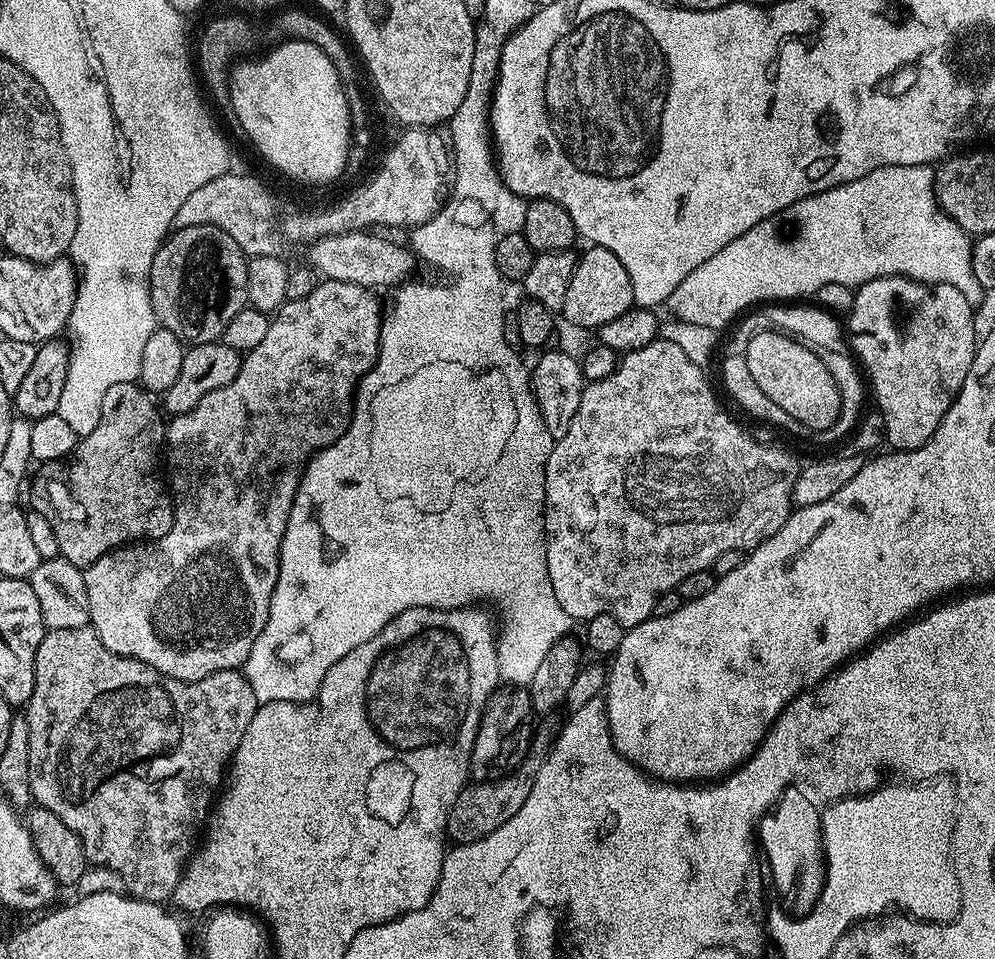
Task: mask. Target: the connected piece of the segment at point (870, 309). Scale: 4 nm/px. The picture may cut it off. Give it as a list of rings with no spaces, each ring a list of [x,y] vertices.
[[[883,276],[877,280],[871,280],[865,284],[859,285],[855,289],[852,297],[852,311],[847,313],[846,328],[849,333],[860,336],[860,356],[864,359],[863,367],[866,369],[867,379],[870,381],[870,388],[876,391],[876,404],[885,422],[884,439],[889,449],[897,452],[909,452],[915,448],[920,448],[934,434],[934,430],[938,430],[938,426],[942,422],[942,418],[950,410],[950,406],[956,400],[957,394],[962,390],[962,386],[966,382],[966,374],[972,368],[972,360],[976,356],[978,347],[978,332],[976,336],[976,320],[972,317],[974,305],[964,297],[962,290],[958,290],[949,284],[924,284],[921,280],[911,280],[909,276]]]

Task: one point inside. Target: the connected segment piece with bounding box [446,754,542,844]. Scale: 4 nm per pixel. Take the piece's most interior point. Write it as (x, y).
(481, 807)

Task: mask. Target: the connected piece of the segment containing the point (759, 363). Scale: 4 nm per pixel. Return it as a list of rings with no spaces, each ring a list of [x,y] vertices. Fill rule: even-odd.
[[[761,331],[749,339],[744,357],[754,382],[790,418],[802,422],[805,430],[823,434],[840,417],[840,394],[830,370],[808,344],[782,331]]]

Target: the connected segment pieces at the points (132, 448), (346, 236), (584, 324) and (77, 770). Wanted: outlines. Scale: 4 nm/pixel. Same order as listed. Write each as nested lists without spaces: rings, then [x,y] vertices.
[[[137,381],[117,382],[110,386],[110,390],[106,390],[102,397],[98,426],[82,437],[67,460],[50,461],[39,469],[41,472],[32,480],[31,511],[42,514],[42,518],[54,526],[54,538],[58,538],[60,555],[66,562],[82,570],[98,562],[102,554],[113,548],[162,538],[162,534],[166,534],[174,522],[173,497],[162,479],[161,469],[160,472],[156,469],[162,464],[166,420],[157,401],[155,404],[152,400],[155,400],[153,393]]]
[[[372,230],[323,236],[320,240],[311,241],[309,248],[312,249],[308,252],[307,263],[325,280],[357,284],[373,290],[391,289],[411,277],[408,275],[412,272],[414,256],[405,245],[404,249],[402,245],[395,244],[384,236],[387,235],[377,234]]]
[[[595,246],[587,249],[585,256],[581,255],[576,261],[576,269],[570,278],[570,286],[566,289],[563,319],[566,318],[576,328],[600,329],[603,324],[613,318],[626,314],[633,308],[632,283],[630,274],[626,274],[626,266],[610,254],[610,250]]]
[[[91,626],[45,631],[34,662],[34,694],[26,705],[30,726],[30,790],[33,801],[39,807],[50,810],[50,814],[58,814],[58,818],[62,818],[62,822],[66,822],[66,826],[70,826],[70,830],[78,834],[84,860],[89,865],[109,868],[114,870],[114,874],[119,874],[127,895],[135,896],[137,900],[149,900],[151,904],[171,901],[176,895],[178,882],[184,877],[184,869],[194,855],[198,844],[196,835],[199,832],[201,835],[205,827],[210,809],[225,783],[226,769],[232,763],[232,755],[238,750],[242,734],[246,734],[246,726],[250,726],[250,718],[254,718],[257,707],[256,695],[254,690],[250,690],[243,671],[231,668],[218,670],[201,680],[179,680],[146,666],[140,660],[106,650]]]

